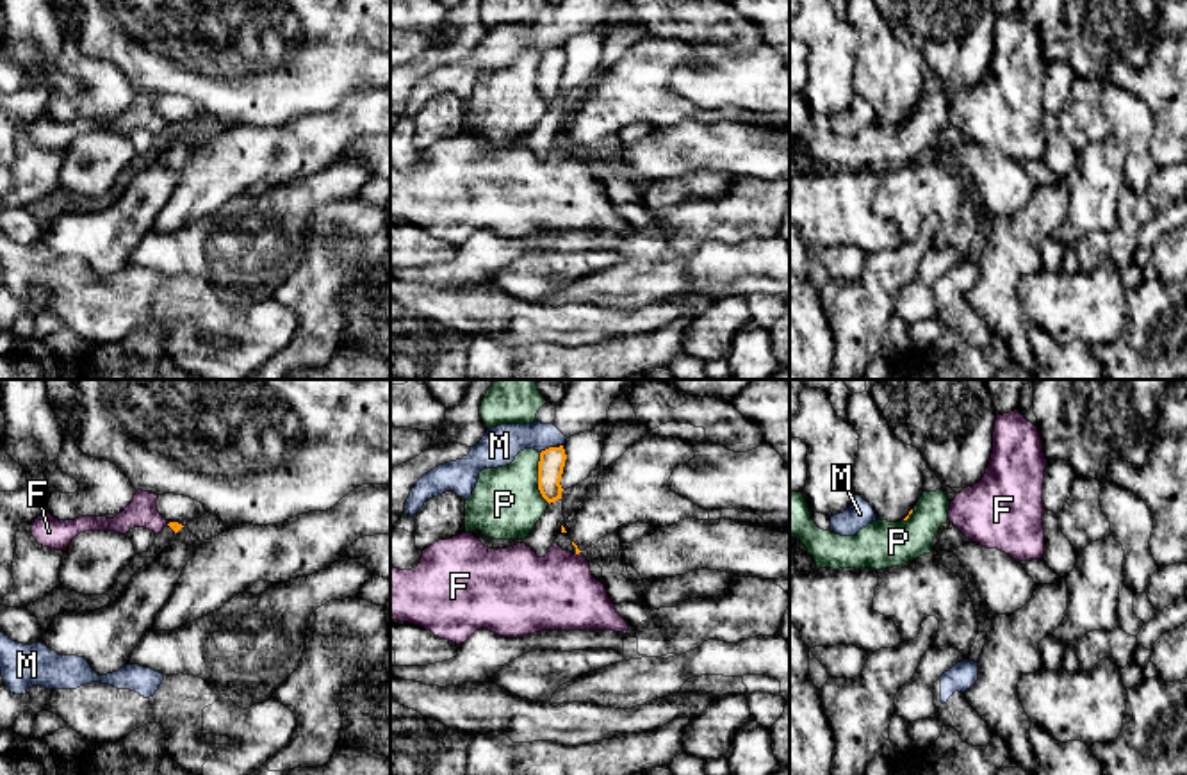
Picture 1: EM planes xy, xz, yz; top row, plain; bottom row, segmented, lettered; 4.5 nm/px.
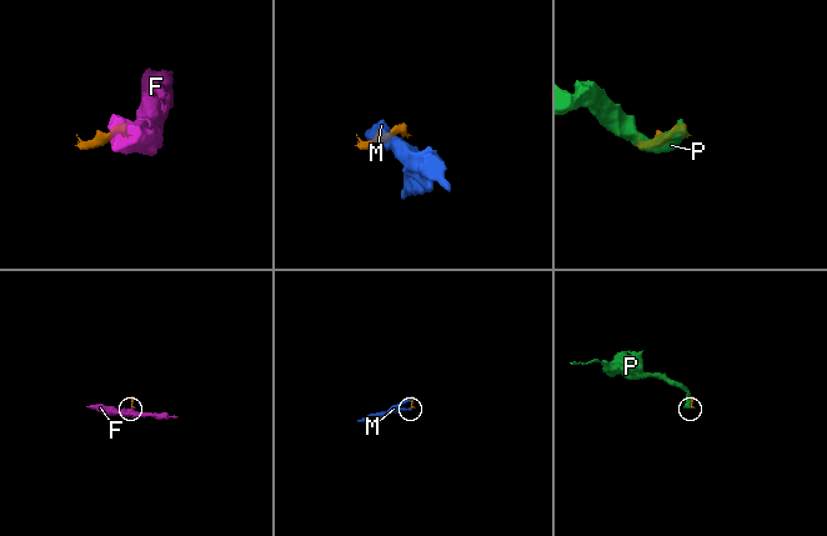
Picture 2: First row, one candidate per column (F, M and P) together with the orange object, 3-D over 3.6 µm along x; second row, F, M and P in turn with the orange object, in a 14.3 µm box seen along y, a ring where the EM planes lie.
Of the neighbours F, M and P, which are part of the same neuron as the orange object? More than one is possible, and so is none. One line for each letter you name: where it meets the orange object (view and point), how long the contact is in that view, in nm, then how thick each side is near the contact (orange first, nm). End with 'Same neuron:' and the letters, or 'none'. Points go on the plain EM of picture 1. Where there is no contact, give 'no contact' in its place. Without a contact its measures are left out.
Same neuron: none

